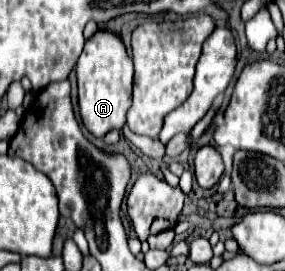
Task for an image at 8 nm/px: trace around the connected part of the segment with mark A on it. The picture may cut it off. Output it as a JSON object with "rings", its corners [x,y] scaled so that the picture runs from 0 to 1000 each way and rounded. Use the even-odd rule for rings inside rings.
{"rings":[[[344,114],[302,151],[288,203],[267,225],[274,299],[274,395],[295,469],[330,506],[365,506],[393,476],[428,476],[442,454],[442,410],[463,387],[463,218],[442,196],[414,129]]]}

